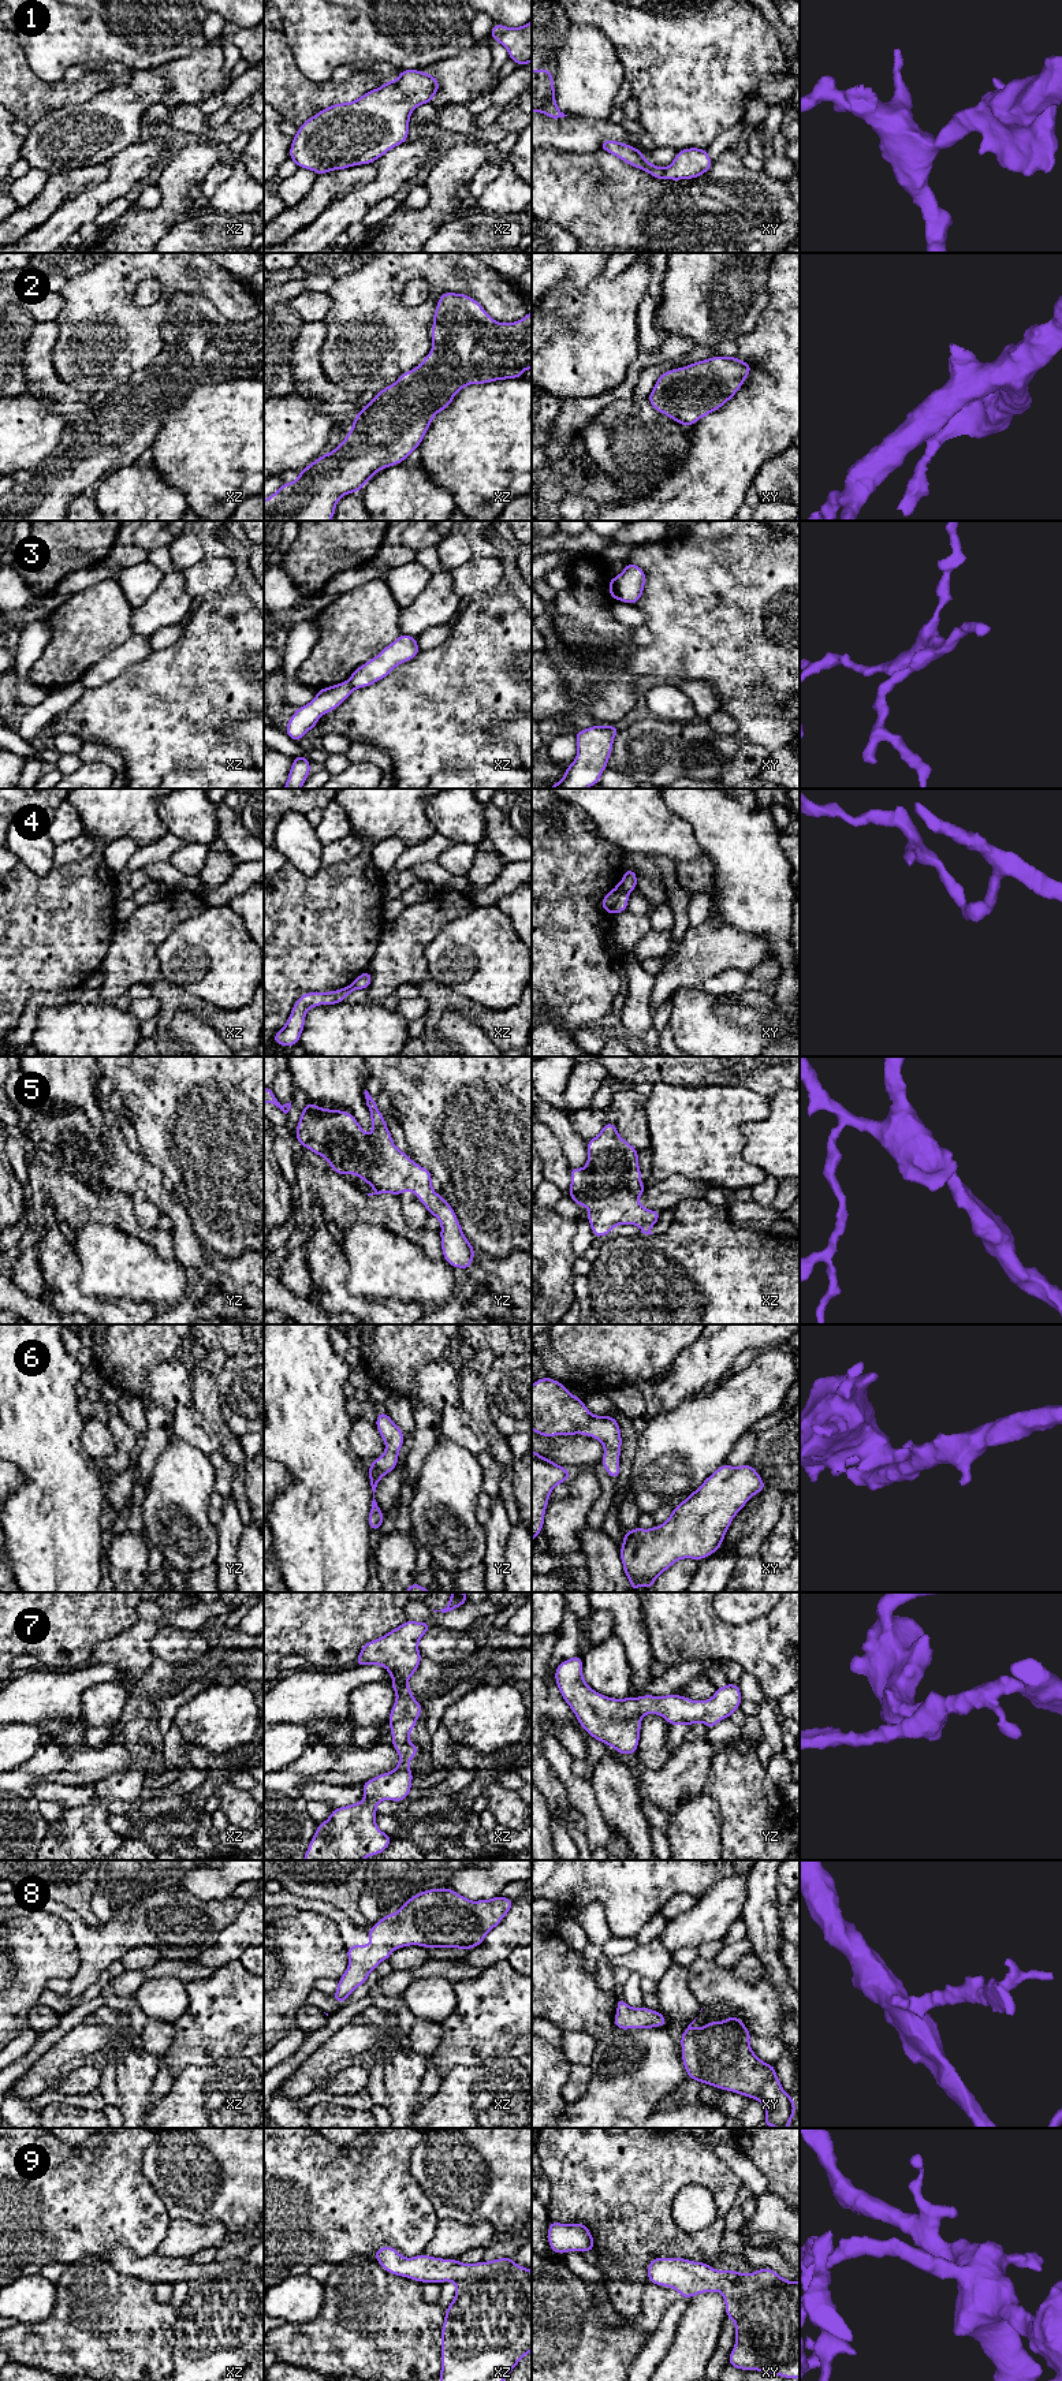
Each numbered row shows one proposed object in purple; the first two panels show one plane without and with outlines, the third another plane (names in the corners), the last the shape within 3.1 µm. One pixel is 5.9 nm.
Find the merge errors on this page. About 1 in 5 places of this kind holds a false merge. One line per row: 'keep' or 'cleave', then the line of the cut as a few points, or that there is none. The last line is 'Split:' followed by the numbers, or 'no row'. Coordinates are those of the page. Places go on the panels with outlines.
1: keep | no cut
2: keep | no cut
3: cleave | xy (613, 578), (619, 599)
4: cleave | xy (617, 885), (628, 893)
5: keep | no cut
6: keep | no cut
7: keep | no cut
8: keep | no cut
9: keep | no cut
Split: 3, 4

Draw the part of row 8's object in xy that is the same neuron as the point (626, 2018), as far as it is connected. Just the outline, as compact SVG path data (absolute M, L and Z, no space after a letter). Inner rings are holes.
M623 1998L616 2000L618 2012L614 2024L619 2030L666 2027L667 2019L657 2011L645 2006L631 2008Z

